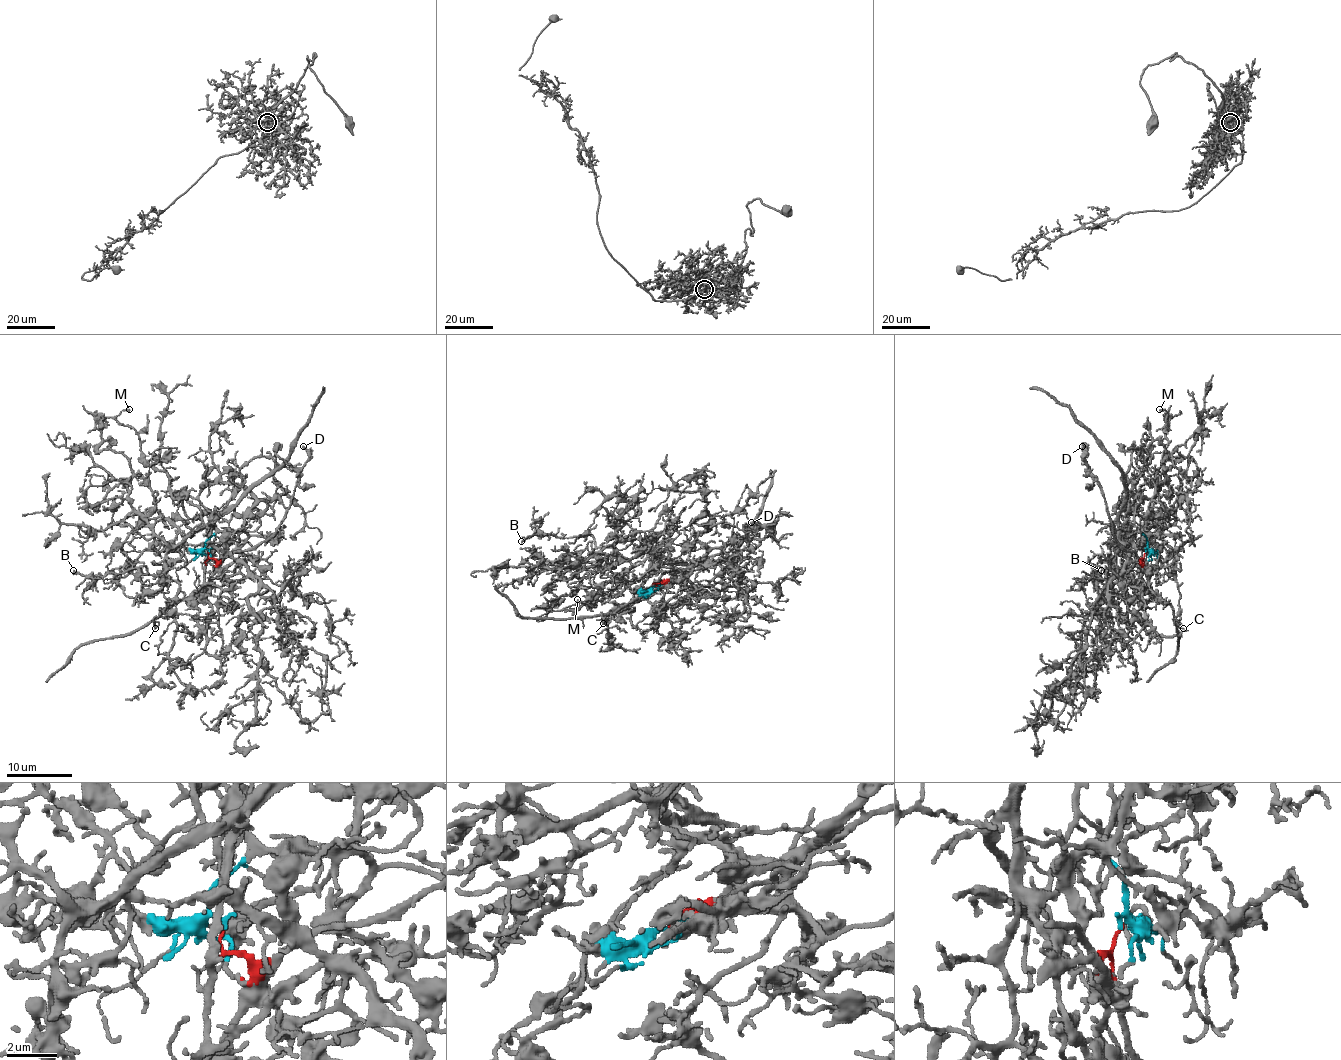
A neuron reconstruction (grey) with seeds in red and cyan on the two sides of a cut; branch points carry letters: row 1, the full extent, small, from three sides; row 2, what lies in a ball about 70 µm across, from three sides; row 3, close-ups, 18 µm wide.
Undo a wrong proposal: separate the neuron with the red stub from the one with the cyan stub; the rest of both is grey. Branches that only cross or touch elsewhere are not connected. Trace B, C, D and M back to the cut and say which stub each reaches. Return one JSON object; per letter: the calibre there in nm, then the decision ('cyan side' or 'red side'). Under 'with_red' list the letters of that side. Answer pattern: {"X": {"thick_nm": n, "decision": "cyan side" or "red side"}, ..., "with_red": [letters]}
{"B": {"thick_nm": 130, "decision": "cyan side"}, "C": {"thick_nm": 70, "decision": "red side"}, "D": {"thick_nm": 200, "decision": "red side"}, "M": {"thick_nm": 160, "decision": "cyan side"}, "with_red": ["C", "D"]}

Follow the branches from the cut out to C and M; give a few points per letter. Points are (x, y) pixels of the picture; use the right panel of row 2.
C: (1146, 550), (1141, 561), (1146, 578), (1170, 606), (1184, 629)
M: (1146, 550), (1139, 532), (1132, 551), (1124, 548), (1134, 509), (1154, 495), (1165, 451), (1169, 420), (1159, 410)

